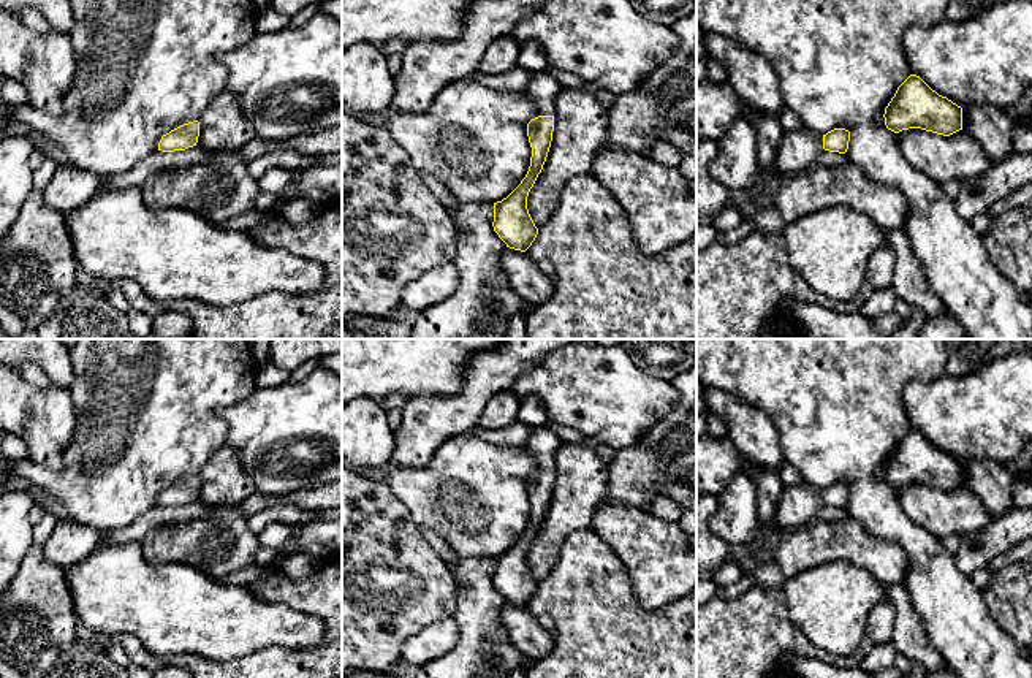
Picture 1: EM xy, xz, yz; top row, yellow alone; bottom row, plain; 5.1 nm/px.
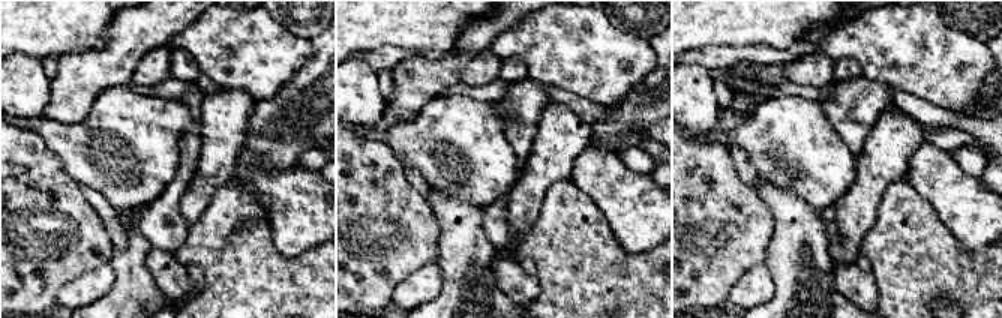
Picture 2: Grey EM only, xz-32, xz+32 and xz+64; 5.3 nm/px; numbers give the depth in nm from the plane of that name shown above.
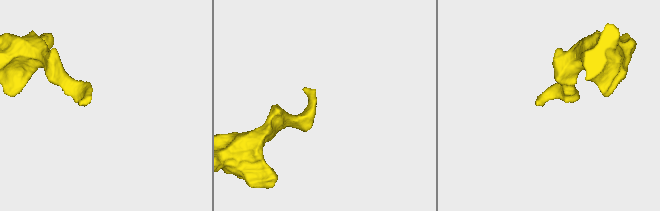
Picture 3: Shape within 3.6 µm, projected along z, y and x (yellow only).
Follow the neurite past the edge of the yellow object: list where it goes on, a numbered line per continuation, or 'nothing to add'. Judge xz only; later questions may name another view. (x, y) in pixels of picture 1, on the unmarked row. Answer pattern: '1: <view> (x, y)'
1: xz (543, 442)

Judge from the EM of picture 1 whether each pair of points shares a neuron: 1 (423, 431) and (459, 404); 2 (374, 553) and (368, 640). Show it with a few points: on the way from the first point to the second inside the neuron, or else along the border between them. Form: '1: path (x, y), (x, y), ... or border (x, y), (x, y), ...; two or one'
1: path (432, 422), (450, 414); one
2: path (375, 575), (375, 610), (368, 618); one

